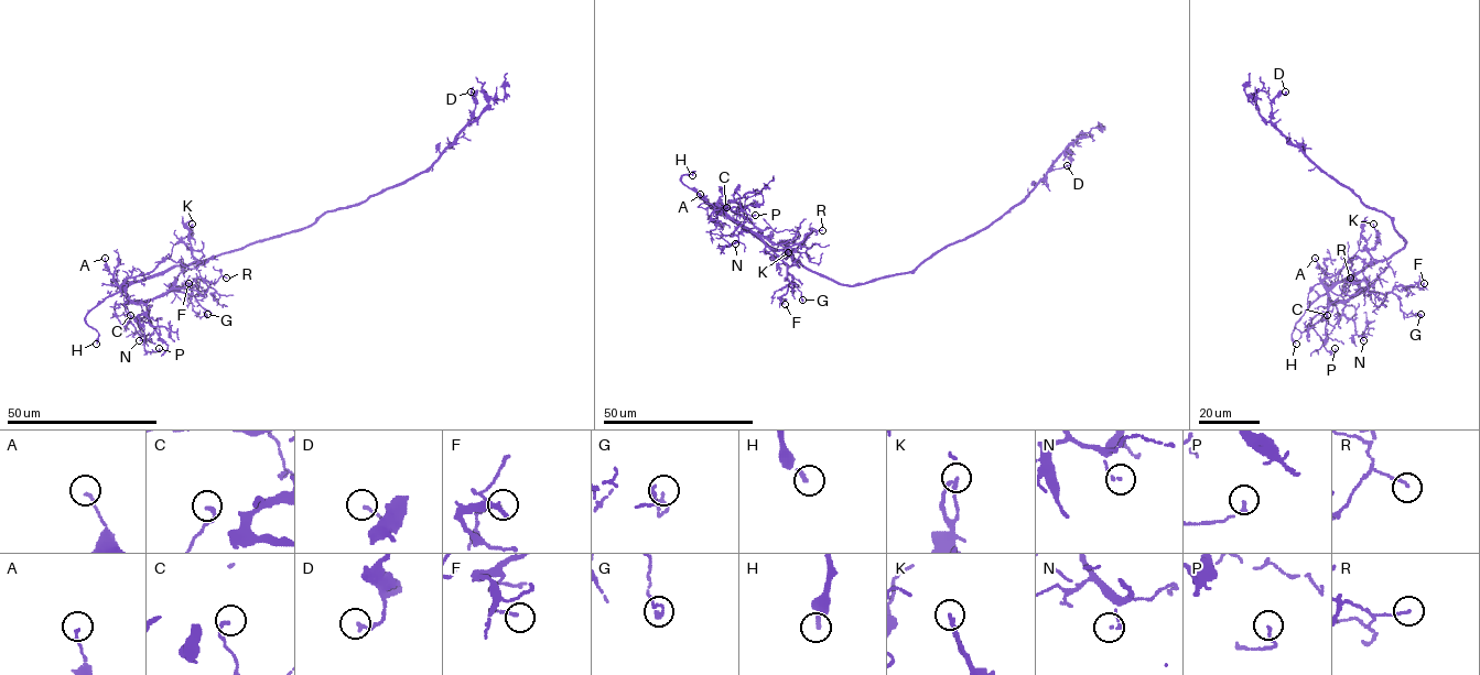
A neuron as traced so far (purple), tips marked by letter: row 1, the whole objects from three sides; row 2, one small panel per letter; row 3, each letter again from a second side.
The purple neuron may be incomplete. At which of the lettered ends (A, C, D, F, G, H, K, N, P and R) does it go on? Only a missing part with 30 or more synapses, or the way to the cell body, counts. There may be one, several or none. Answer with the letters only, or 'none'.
H

